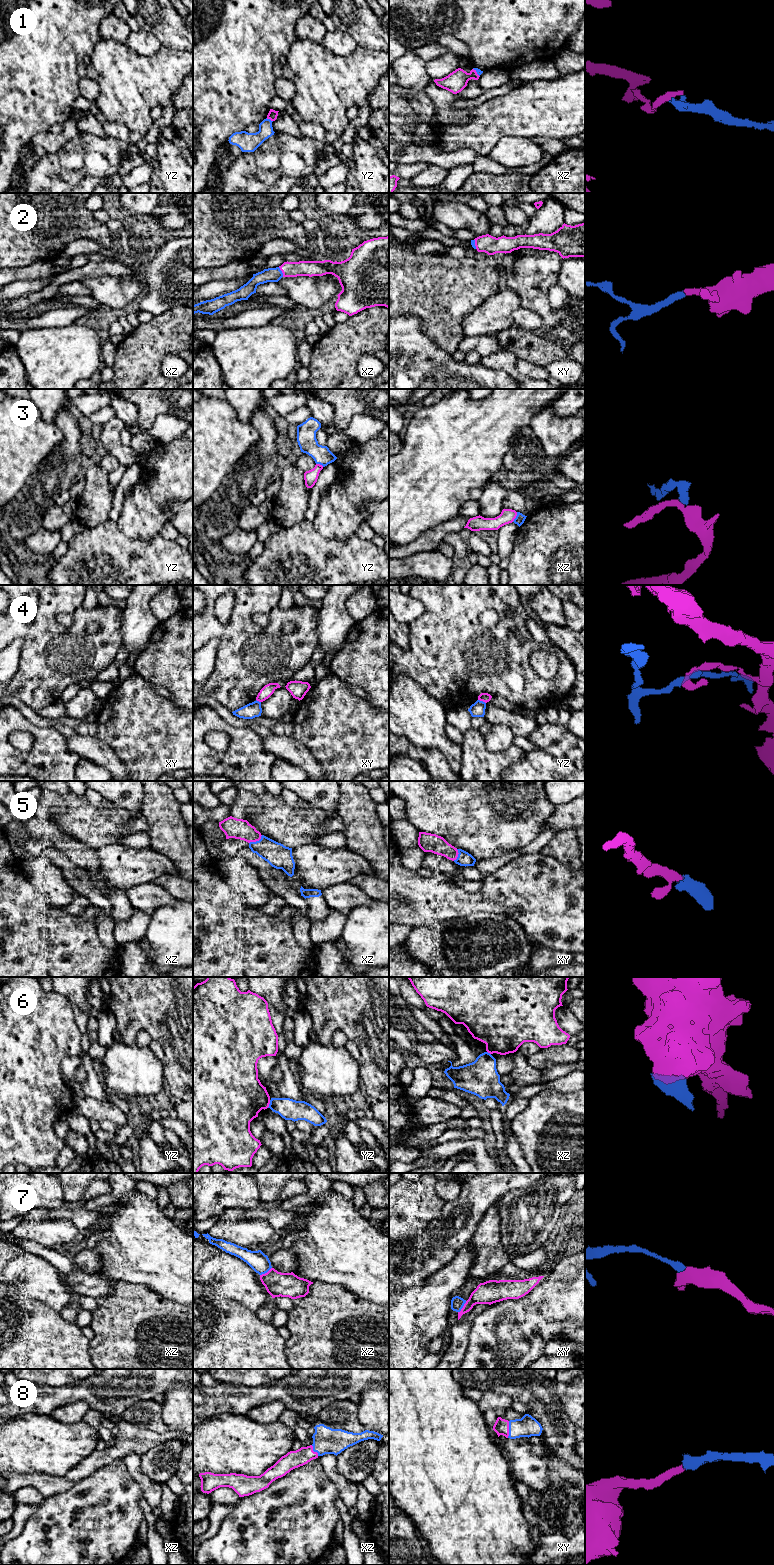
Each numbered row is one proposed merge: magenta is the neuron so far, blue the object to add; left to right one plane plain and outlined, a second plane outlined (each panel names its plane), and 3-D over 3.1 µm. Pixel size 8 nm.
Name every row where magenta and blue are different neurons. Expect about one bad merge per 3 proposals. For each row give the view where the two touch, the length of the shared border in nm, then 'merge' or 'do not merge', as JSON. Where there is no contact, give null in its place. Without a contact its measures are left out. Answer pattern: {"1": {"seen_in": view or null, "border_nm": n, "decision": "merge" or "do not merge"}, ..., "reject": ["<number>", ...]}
{"1": {"seen_in": "yz", "border_nm": 60, "decision": "do not merge"}, "2": {"seen_in": "xz", "border_nm": 90, "decision": "merge"}, "3": {"seen_in": "xz", "border_nm": 90, "decision": "do not merge"}, "4": {"seen_in": "yz", "border_nm": 70, "decision": "do not merge"}, "5": {"seen_in": "xz", "border_nm": 130, "decision": "merge"}, "6": {"seen_in": "yz", "border_nm": 70, "decision": "do not merge"}, "7": {"seen_in": "xy", "border_nm": 120, "decision": "merge"}, "8": {"seen_in": "xy", "border_nm": 140, "decision": "merge"}, "reject": ["1", "3", "4", "6"]}

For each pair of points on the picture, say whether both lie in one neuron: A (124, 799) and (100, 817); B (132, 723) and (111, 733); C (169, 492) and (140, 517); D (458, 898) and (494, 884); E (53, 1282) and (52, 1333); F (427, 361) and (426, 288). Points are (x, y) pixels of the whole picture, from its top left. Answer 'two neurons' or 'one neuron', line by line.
A: two neurons
B: one neuron
C: one neuron
D: two neurons
E: two neurons
F: two neurons

